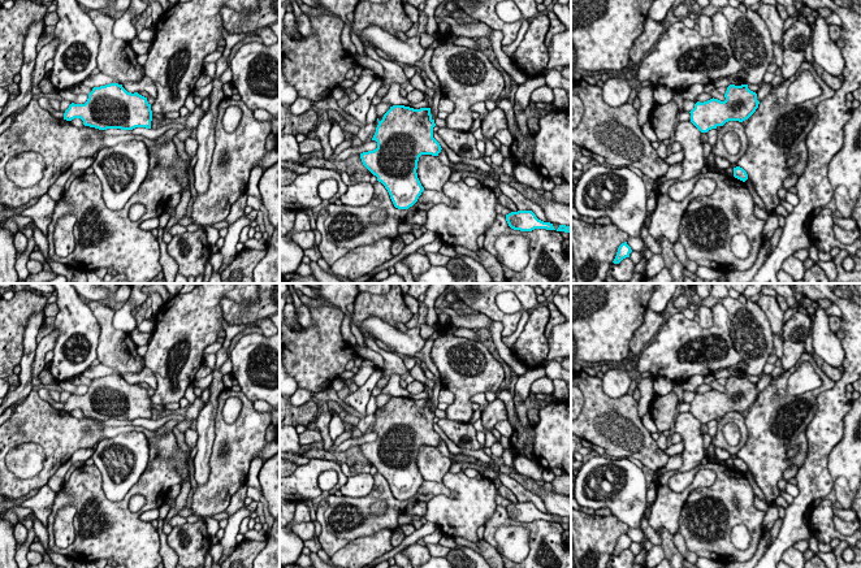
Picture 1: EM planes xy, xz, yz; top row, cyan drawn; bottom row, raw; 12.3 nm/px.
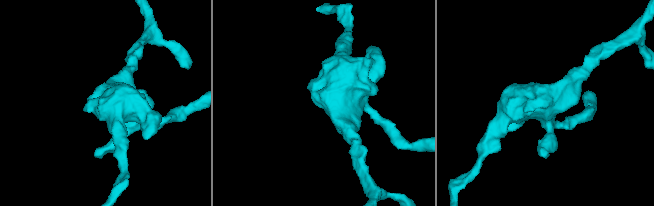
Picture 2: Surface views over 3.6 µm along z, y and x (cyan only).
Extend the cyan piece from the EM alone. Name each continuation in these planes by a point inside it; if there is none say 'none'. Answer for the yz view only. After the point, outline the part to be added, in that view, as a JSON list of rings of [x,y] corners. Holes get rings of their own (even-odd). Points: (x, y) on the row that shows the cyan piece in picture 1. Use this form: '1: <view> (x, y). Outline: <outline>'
none

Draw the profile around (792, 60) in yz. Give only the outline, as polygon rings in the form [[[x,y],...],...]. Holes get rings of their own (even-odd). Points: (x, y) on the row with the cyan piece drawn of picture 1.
[[[787,49],[783,52],[783,65],[782,65],[782,75],[783,79],[779,82],[784,82],[796,74],[797,69],[805,60],[805,51],[792,51]]]

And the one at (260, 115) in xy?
[[[255,109],[254,117],[259,121],[269,121],[272,125],[272,134],[276,136],[280,134],[280,118],[273,117],[269,112],[264,109]]]

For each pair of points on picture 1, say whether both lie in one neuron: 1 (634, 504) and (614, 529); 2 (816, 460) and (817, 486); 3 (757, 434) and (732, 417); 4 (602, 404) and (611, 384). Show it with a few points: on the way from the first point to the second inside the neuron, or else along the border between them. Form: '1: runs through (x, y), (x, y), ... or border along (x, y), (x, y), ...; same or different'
1: border along (610, 512), (628, 527); different
2: runs through (816, 467), (816, 480); same
3: border along (744, 417), (747, 442), (735, 454); different
4: border along (601, 380), (601, 387), (610, 397), (627, 394); different

